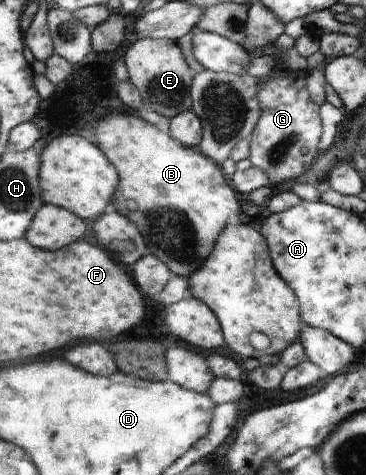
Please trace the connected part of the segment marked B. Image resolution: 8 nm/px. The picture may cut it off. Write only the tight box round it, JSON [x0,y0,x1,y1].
[96,112,240,276]

